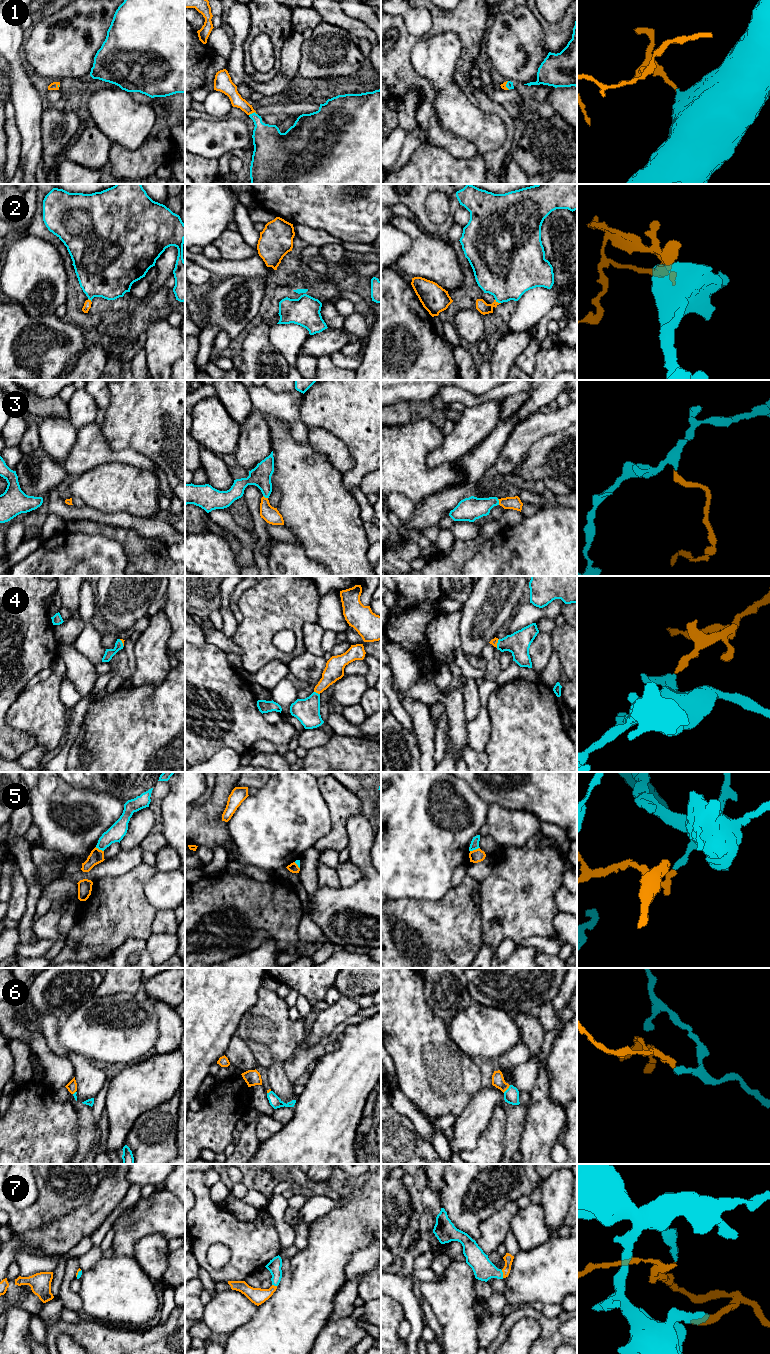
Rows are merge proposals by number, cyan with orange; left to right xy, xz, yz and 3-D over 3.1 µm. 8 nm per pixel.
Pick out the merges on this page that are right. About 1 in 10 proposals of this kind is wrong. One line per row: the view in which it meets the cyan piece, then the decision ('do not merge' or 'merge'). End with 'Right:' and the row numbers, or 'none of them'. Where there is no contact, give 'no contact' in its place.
1: xz | merge
2: yz | merge
3: yz | merge
4: xz | merge
5: yz | do not merge
6: yz | merge
7: yz | merge
Right: 1, 2, 3, 4, 6, 7

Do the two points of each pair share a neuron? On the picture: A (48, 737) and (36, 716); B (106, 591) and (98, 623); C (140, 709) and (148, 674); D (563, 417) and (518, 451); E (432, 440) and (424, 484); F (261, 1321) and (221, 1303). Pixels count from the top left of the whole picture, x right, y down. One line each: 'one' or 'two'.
A: one
B: two
C: two
D: one
E: one
F: two

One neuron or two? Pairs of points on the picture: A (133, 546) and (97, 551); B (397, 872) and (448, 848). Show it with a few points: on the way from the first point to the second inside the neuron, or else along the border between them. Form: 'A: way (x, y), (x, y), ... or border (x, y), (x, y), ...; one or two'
A: border (102, 535), (114, 539), (122, 547), (127, 565); two
B: way (410, 859), (418, 851), (429, 851), (435, 848); one

